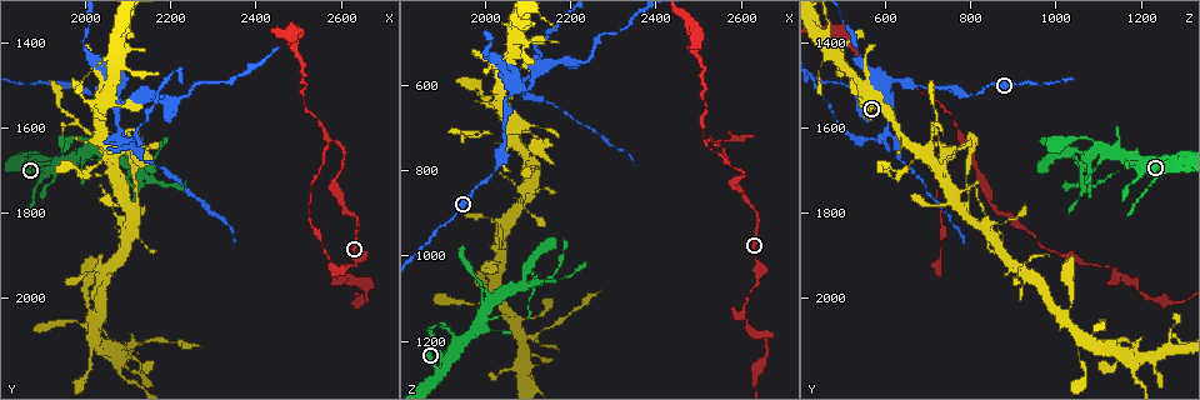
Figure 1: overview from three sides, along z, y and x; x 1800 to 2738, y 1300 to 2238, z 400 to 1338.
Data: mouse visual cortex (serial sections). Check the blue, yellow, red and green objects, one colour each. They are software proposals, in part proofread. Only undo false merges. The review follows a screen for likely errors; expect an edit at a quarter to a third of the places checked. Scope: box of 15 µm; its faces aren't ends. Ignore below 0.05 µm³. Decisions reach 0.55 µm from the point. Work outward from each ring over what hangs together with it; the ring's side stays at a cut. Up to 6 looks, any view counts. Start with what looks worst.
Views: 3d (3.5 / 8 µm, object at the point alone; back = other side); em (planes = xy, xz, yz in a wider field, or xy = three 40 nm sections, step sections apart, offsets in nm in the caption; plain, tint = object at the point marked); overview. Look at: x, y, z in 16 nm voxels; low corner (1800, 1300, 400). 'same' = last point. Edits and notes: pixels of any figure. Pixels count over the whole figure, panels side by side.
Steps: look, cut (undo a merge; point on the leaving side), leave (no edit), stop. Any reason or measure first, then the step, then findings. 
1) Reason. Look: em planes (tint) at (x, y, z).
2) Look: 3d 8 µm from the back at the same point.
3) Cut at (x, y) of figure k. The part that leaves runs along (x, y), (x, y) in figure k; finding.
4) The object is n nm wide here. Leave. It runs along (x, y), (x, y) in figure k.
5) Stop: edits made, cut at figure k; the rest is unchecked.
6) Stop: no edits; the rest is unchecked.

Four-way junction. Look: 3d 3.5 µm at (2065, 1495, 600).

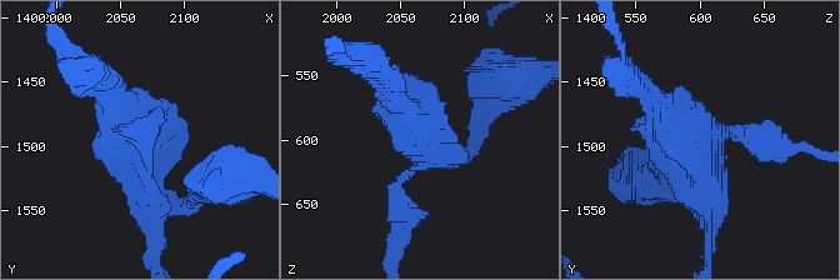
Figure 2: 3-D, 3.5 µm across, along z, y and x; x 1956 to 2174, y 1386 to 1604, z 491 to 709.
Shape alone is not enough. Look: em xy step 2 (tint) at (2070, 1488, 606).

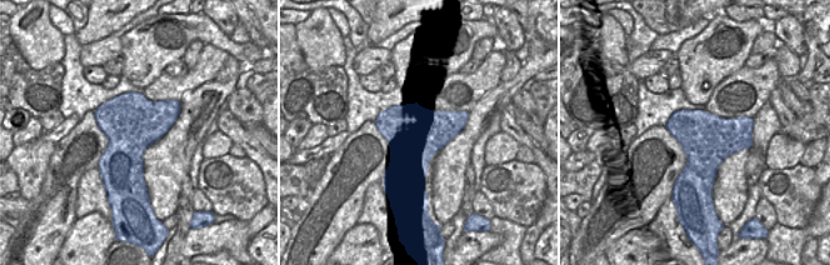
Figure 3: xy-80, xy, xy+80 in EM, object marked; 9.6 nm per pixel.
The object is 550 nm wide here. Cut at (161, 128) of figure 2. The part that leaves runs along (144, 134), (140, 195), (175, 206) in figure 2; a second cell is stuck on.

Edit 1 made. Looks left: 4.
Three arms meet. Look: 3d 3.5 µm at (2565, 1630, 785).

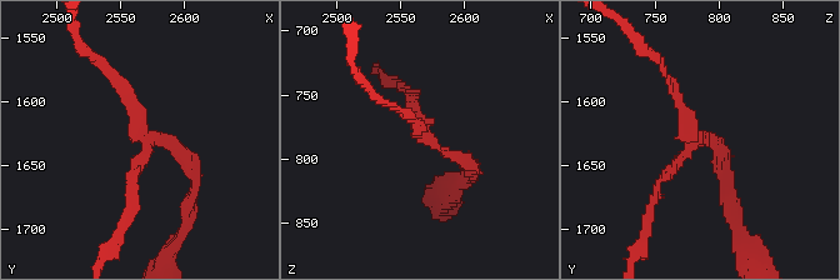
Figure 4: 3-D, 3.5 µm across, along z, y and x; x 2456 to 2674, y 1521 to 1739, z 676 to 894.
Look: em xy step 3 (tint) at (2572, 1630, 782).

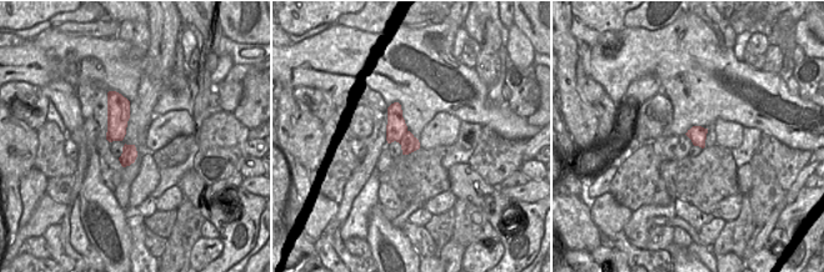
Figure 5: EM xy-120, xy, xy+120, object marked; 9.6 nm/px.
Cut at (131, 179) of figure 4. A second cell is stuck on.

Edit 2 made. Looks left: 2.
Sudden change in width. Look: 3d 3.5 µm at (1970, 1585, 725).

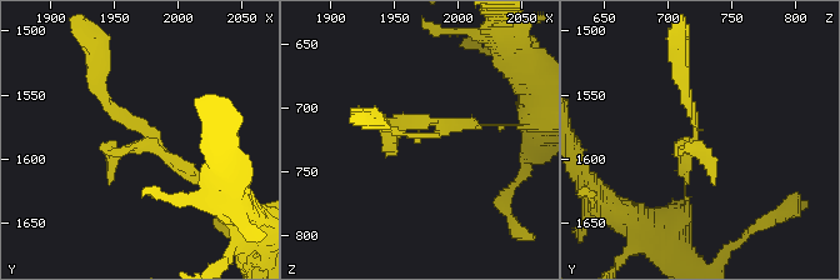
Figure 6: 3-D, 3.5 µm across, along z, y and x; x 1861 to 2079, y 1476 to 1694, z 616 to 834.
Leave. It runs along (208, 184), (135, 130), (96, 73) in figure 6; one cell here.

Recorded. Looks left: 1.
Stop: edits made, cut at figure 2, cut at figure 4; the rest is unchecked.

